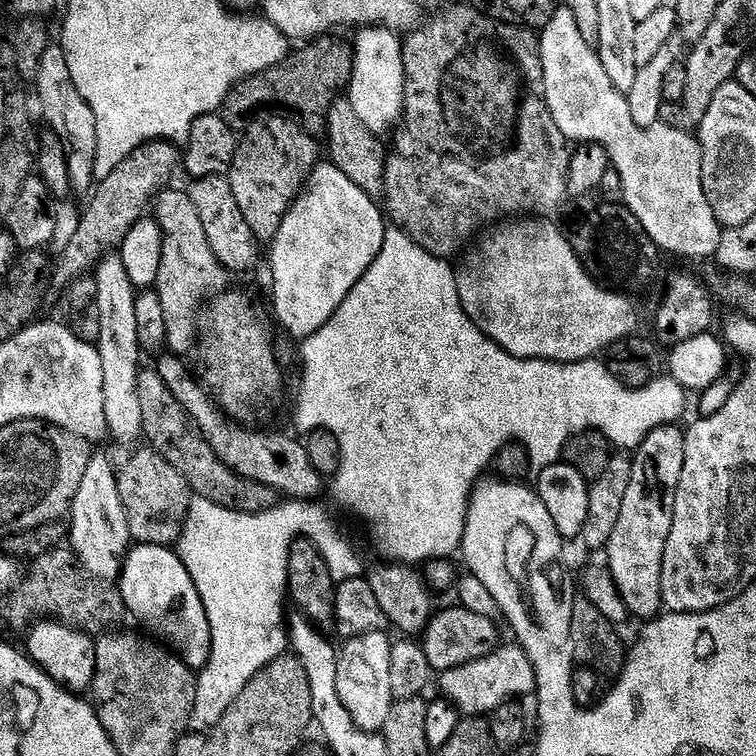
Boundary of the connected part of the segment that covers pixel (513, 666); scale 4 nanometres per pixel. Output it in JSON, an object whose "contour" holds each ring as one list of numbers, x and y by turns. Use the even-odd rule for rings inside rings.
{"contour":[[517,644,501,645,484,659,466,663,439,675,441,692,466,716,488,716,506,701,531,695,536,688,536,674,529,656]]}

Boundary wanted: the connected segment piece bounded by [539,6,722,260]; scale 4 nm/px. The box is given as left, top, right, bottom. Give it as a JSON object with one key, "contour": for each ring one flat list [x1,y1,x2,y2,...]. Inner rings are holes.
{"contour":[[563,6,557,7,554,18,550,18,550,22,539,33,540,37,540,57,542,58,542,70,544,71,544,93,546,94,546,102,550,106,550,114,554,118,554,122,558,126,558,130,562,130,562,134,570,142,579,142,582,144,601,144,606,150,611,167,616,168,618,174,622,178,622,187,625,191,624,203,638,218,638,222,642,222,642,226,646,230,646,234,650,234,650,238,654,238,654,242,659,246,661,253,672,256,689,256,692,260,704,260,715,257,718,250,718,242,720,241,720,233,722,226,718,222,718,218,714,214,714,210,710,210,710,202,706,198,706,190,702,182,702,158,704,151,700,148,700,141,695,135,687,136,680,128,671,128,667,122,661,122,650,126,649,128,640,128,634,122,634,118,630,114,630,106,628,105,628,97,625,93,620,92,614,86,614,82,610,82,610,77,603,69,602,62,599,60,597,49,590,42,586,42,586,38,582,38,582,33,578,31,578,25,574,18,574,14,570,14,570,10]]}

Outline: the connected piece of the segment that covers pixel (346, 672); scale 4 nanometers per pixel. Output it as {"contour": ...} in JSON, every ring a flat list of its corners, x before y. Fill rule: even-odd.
{"contour":[[363,633,349,639,345,648,339,649,337,662,338,697,346,710,350,712,353,722,362,730,379,733,386,722,386,714,392,709,393,695,390,690,390,650,392,640,385,633]]}

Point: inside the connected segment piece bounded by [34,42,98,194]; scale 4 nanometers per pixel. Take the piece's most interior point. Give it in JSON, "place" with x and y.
{"place":[70,115]}

